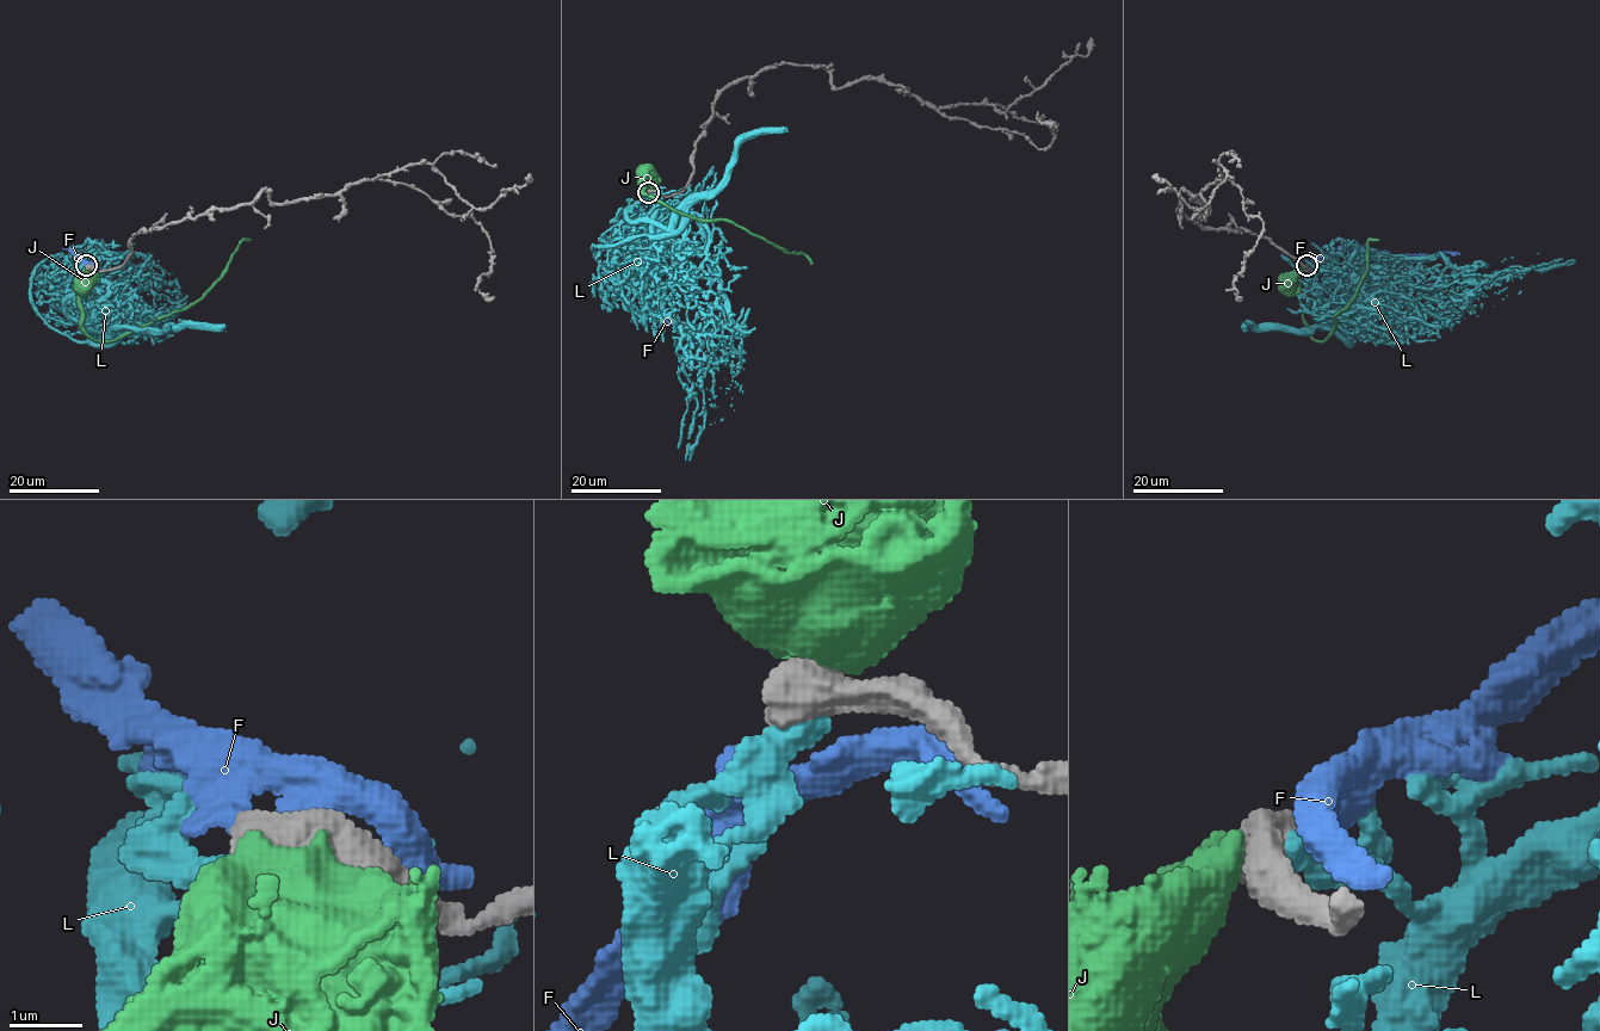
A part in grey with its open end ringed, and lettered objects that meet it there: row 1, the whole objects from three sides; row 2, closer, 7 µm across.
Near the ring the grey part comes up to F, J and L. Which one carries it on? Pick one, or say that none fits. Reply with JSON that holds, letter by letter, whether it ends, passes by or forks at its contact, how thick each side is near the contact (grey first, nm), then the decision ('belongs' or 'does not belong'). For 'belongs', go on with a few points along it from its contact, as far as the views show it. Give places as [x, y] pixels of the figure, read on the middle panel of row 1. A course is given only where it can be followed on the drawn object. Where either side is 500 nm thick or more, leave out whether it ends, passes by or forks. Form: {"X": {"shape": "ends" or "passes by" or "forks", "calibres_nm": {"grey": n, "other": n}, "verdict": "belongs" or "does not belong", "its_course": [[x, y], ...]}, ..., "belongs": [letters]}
{"F": {"calibres_nm": {"grey": 600, "other": 440}, "verdict": "does not belong"}, "J": {"calibres_nm": {"grey": 850, "other": 700}, "verdict": "does not belong"}, "L": {"calibres_nm": {"grey": 800, "other": 440}, "verdict": "does not belong"}, "belongs": []}

